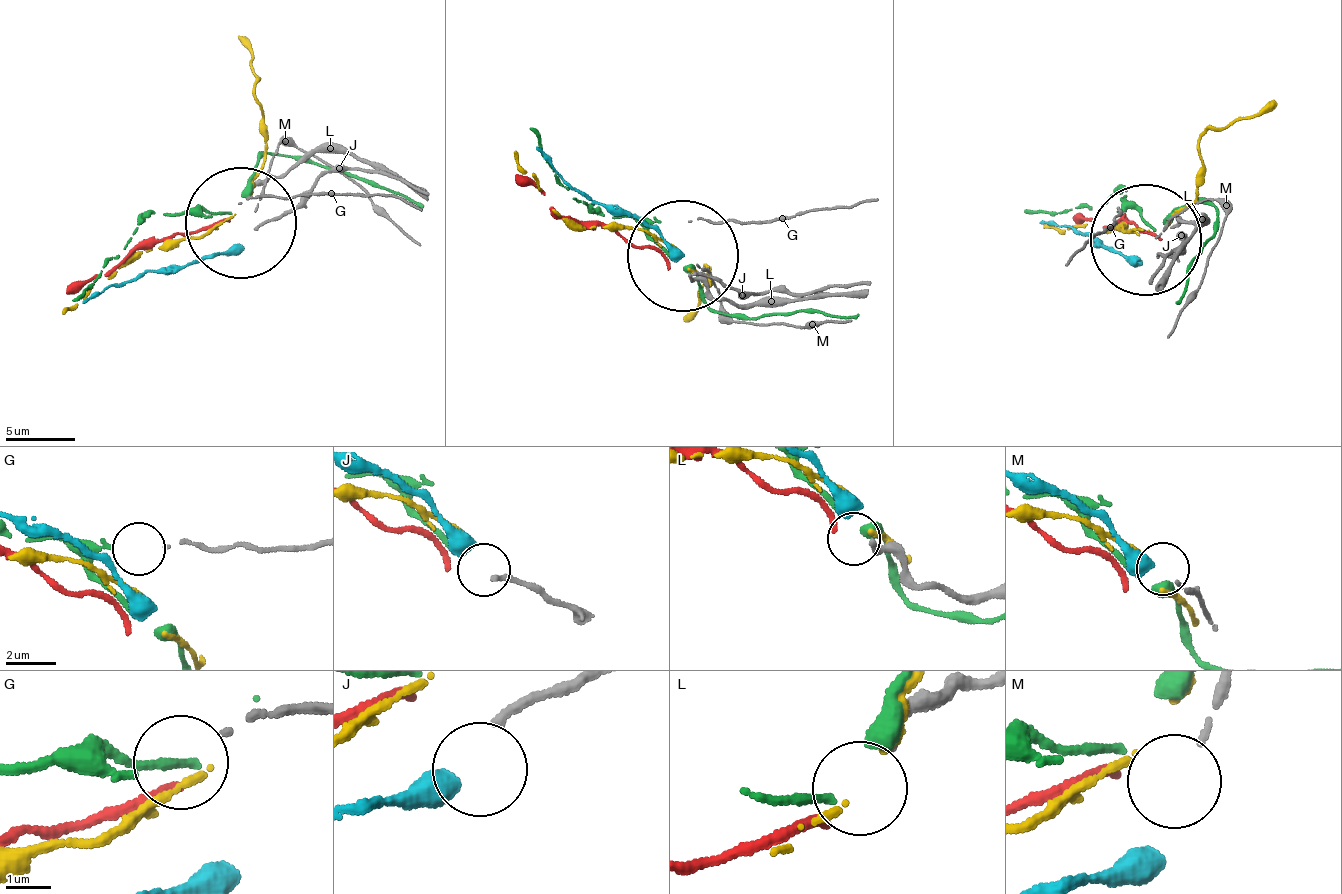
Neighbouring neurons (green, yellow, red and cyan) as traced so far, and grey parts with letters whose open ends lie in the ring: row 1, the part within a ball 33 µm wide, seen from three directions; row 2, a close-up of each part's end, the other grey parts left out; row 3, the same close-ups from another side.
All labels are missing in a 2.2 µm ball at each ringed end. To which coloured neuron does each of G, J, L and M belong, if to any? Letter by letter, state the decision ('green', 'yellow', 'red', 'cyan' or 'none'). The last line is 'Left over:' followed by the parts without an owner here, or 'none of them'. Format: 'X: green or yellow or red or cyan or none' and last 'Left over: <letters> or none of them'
G: green
J: cyan
L: red
M: none
Left over: M

